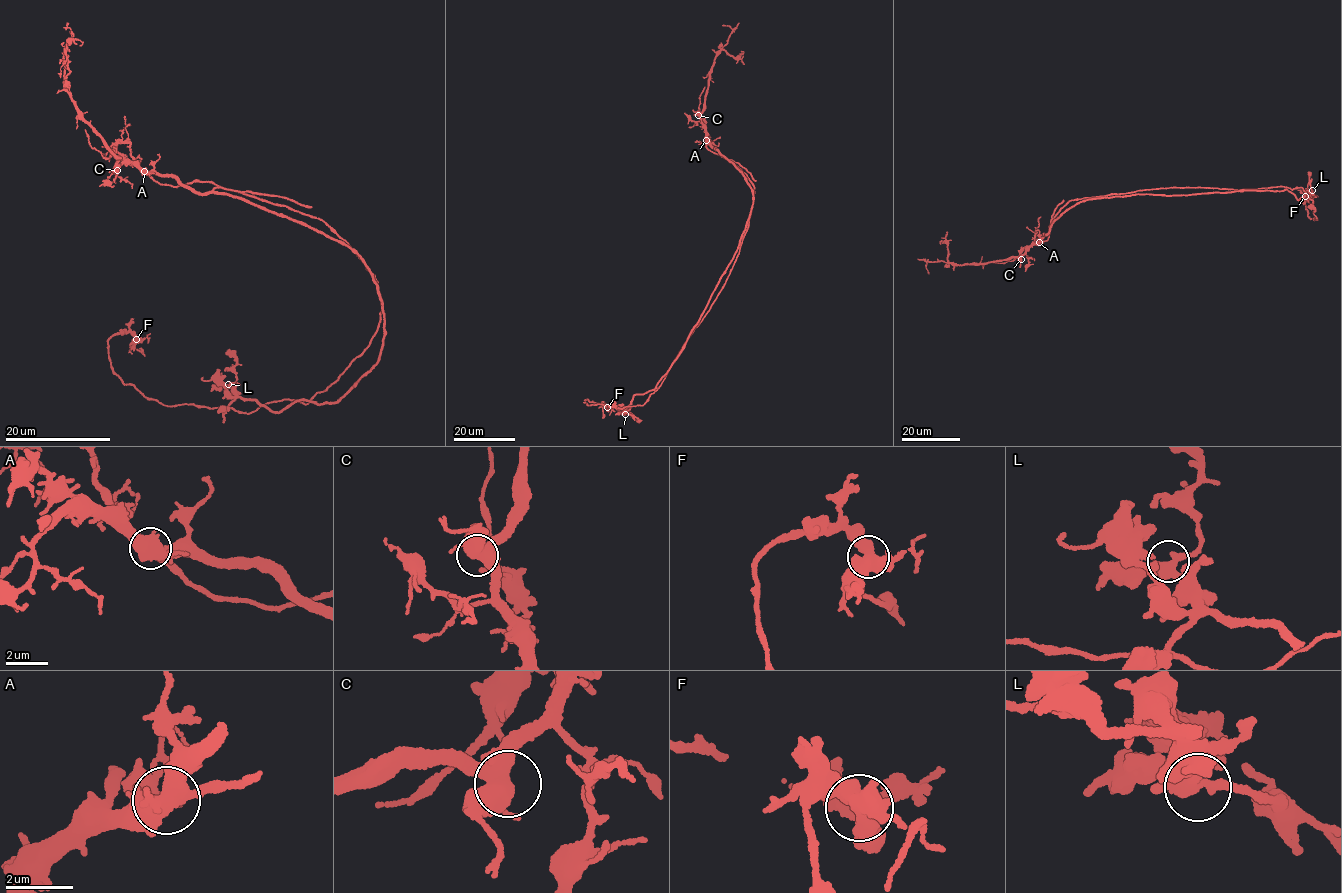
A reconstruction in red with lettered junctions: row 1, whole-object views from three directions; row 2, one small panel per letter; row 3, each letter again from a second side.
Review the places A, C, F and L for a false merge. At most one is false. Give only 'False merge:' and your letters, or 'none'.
False merge: A

